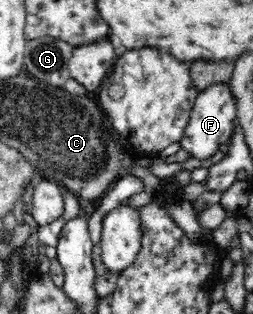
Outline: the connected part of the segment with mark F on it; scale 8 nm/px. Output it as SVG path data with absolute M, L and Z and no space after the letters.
M211 85L203 93L198 93L197 100L193 104L187 127L183 131L179 144L188 153L188 158L209 161L209 158L223 143L230 141L234 134L236 119L235 99L229 85Z

